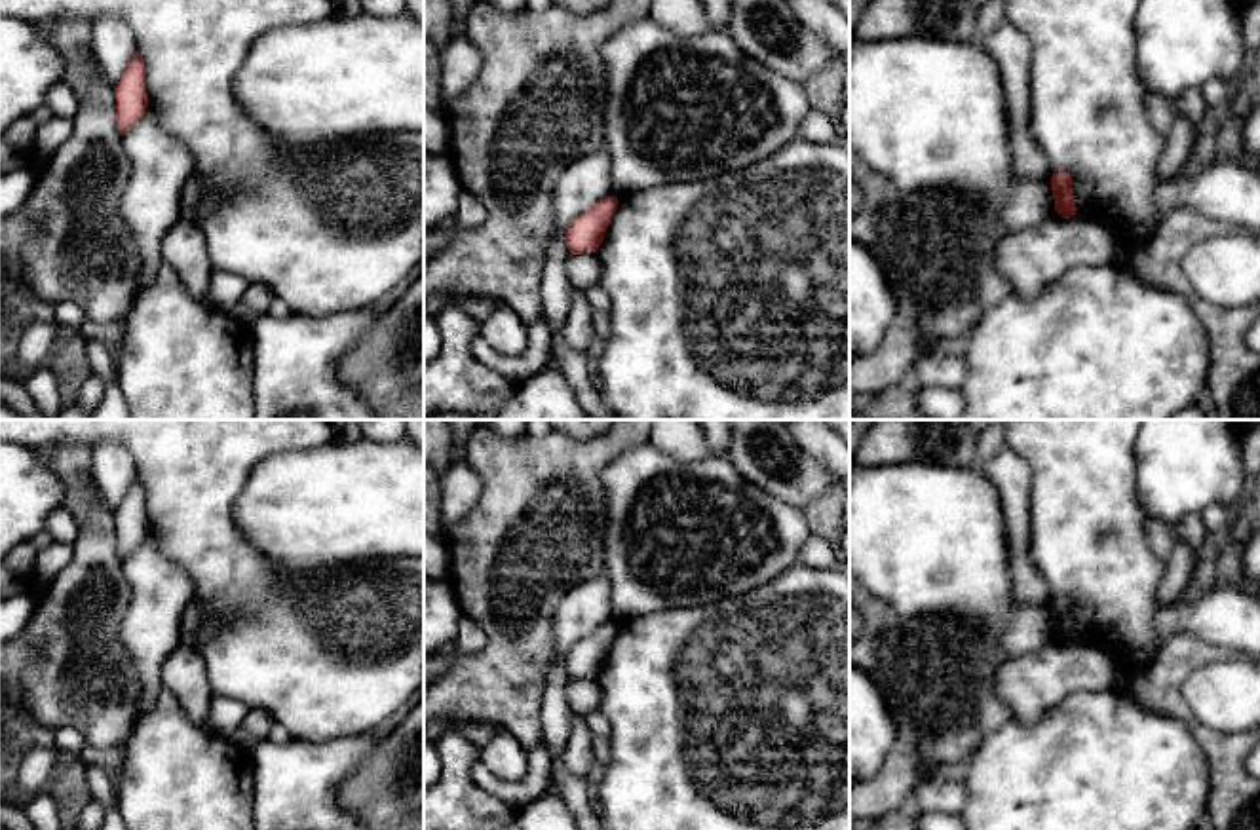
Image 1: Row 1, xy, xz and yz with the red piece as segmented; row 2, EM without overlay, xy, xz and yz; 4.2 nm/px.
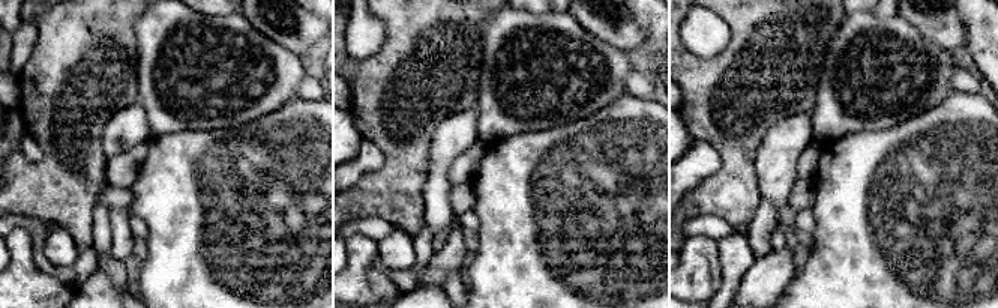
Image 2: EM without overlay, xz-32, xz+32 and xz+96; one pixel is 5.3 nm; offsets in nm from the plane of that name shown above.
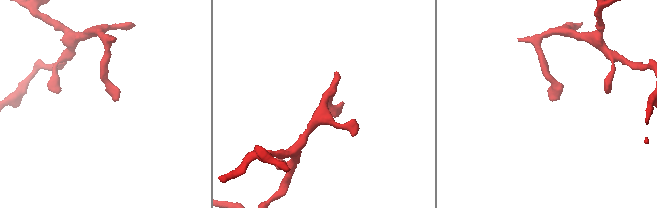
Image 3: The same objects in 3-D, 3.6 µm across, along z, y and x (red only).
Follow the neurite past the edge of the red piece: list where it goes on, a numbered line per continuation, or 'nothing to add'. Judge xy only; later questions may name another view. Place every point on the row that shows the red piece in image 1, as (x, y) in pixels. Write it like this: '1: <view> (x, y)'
nothing to add

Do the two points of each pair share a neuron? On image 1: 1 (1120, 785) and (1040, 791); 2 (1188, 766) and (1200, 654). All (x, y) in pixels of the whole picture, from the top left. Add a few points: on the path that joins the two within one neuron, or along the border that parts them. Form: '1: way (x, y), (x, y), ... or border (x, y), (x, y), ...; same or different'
1: way (1101, 787), (1095, 791), (1059, 791); same
2: border (1154, 709), (1188, 728), (1209, 775); different

